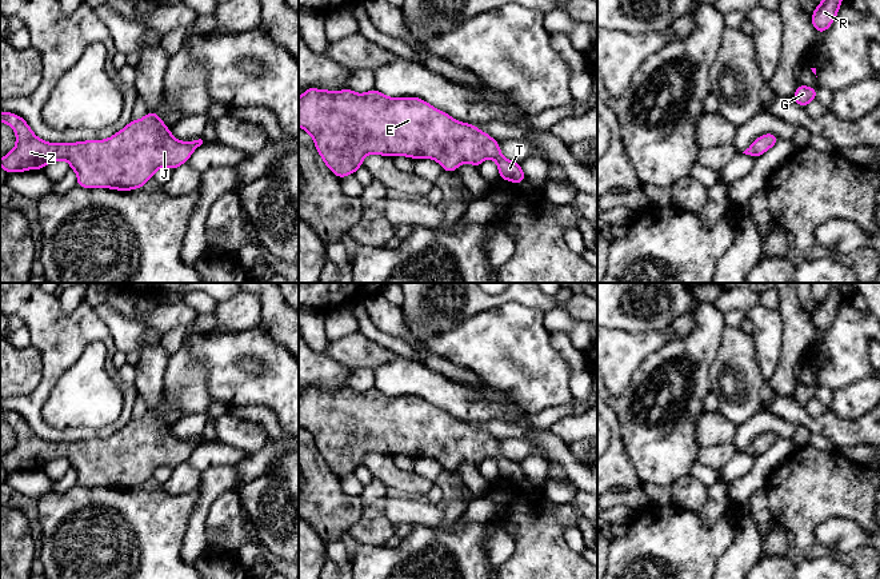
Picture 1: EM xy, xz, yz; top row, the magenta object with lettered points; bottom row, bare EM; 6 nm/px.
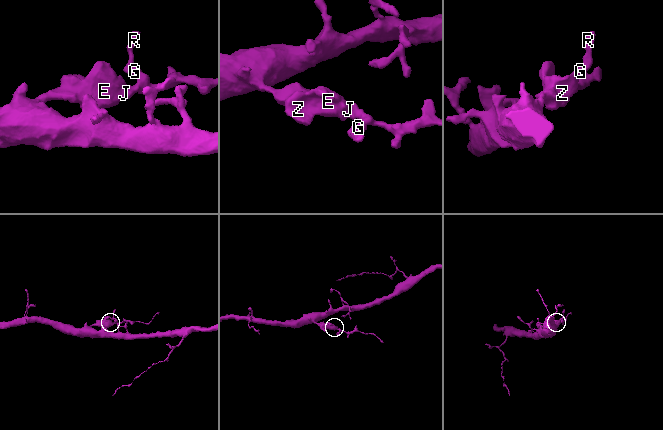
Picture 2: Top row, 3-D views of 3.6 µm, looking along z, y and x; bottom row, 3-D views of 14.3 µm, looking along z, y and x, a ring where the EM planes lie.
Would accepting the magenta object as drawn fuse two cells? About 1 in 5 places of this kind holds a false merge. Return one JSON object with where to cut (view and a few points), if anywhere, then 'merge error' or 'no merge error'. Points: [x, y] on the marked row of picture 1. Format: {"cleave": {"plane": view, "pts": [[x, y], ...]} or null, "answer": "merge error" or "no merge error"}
{"cleave": null, "answer": "no merge error"}

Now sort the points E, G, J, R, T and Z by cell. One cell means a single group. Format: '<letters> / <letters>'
E G J R T Z

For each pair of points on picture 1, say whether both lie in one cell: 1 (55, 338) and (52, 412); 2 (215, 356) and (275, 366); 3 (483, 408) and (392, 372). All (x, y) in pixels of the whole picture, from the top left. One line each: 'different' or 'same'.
1: different
2: same
3: same

